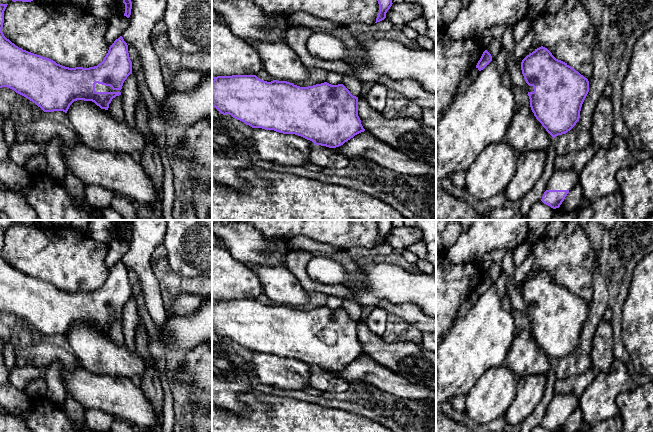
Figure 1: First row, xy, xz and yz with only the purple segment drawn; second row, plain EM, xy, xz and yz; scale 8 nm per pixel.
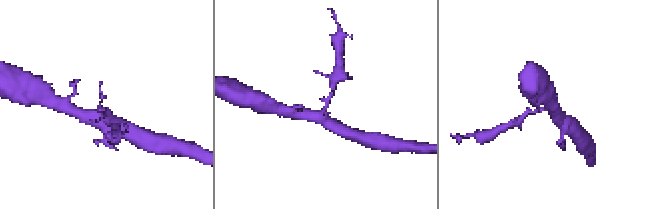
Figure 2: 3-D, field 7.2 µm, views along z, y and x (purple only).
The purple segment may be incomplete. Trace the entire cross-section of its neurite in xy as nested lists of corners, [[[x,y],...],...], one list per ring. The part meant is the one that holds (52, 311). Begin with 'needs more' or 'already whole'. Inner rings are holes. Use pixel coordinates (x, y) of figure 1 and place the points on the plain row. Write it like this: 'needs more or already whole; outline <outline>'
needs more; outline [[[0,228],[0,312],[8,311],[26,321],[44,336],[63,335],[77,324],[92,325],[101,333],[108,334],[109,328],[121,319],[124,305],[132,298],[132,286],[128,269],[120,260],[109,271],[103,285],[97,290],[69,292],[55,285],[19,272],[3,256],[4,235],[8,228]]]

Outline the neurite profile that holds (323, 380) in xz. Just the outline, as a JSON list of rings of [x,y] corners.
[[[314,369],[308,381],[310,387],[323,392],[343,393],[349,387],[349,382],[321,369]]]

